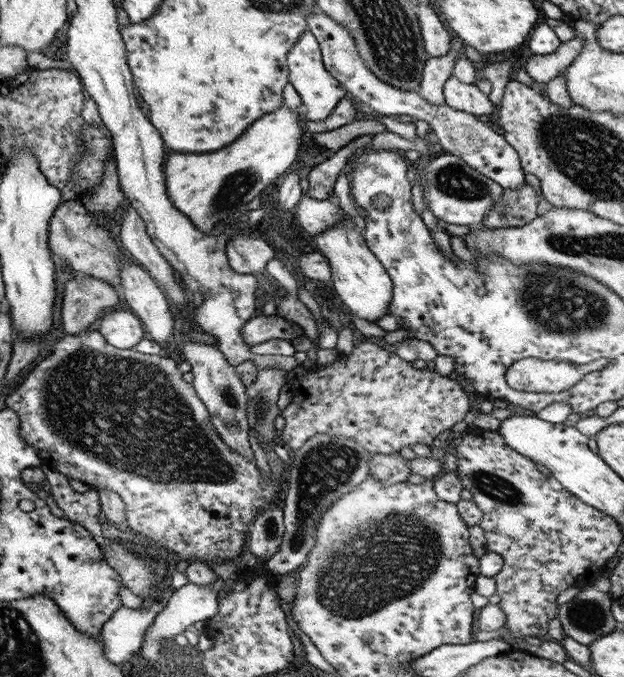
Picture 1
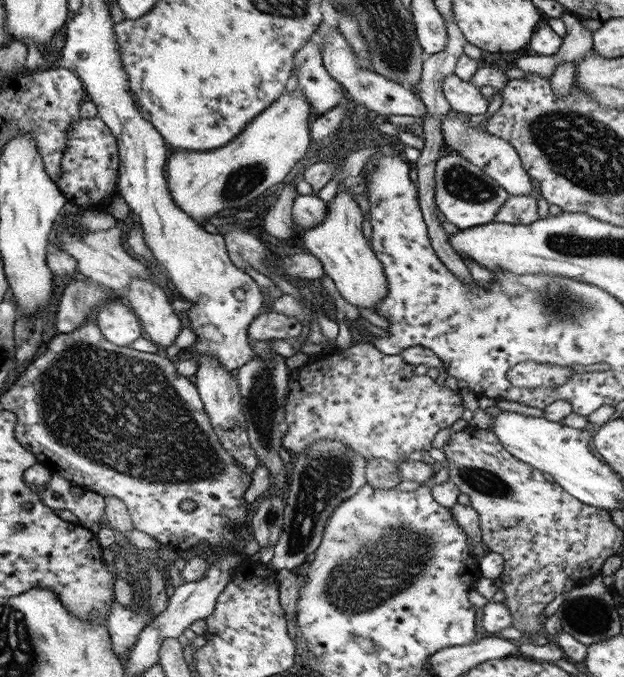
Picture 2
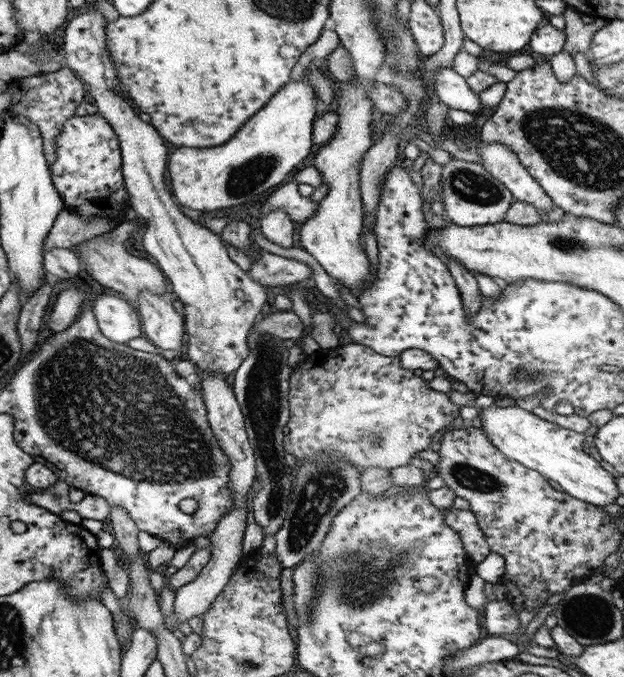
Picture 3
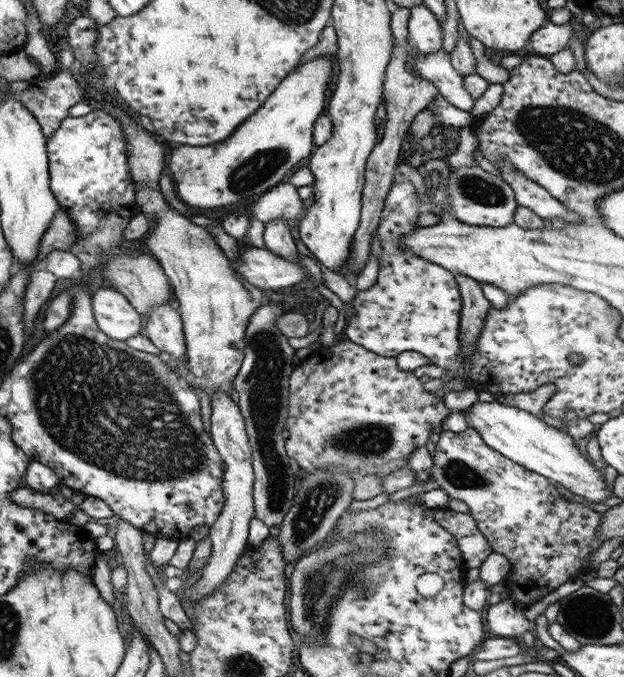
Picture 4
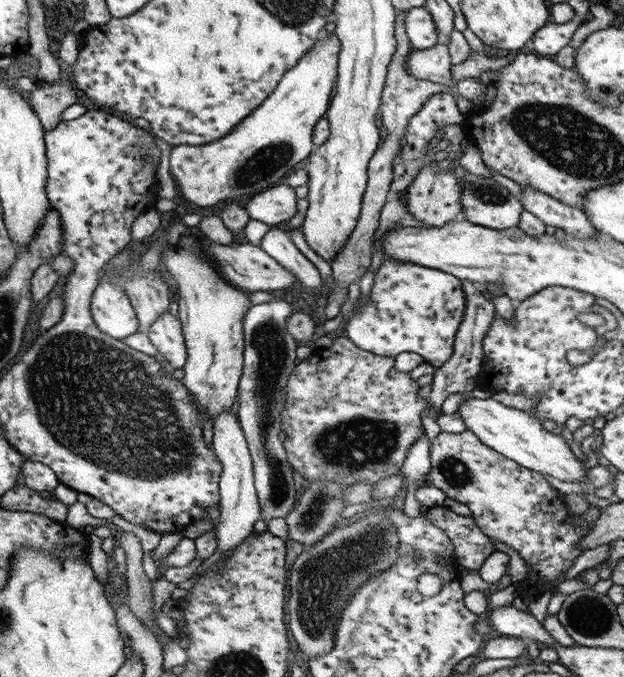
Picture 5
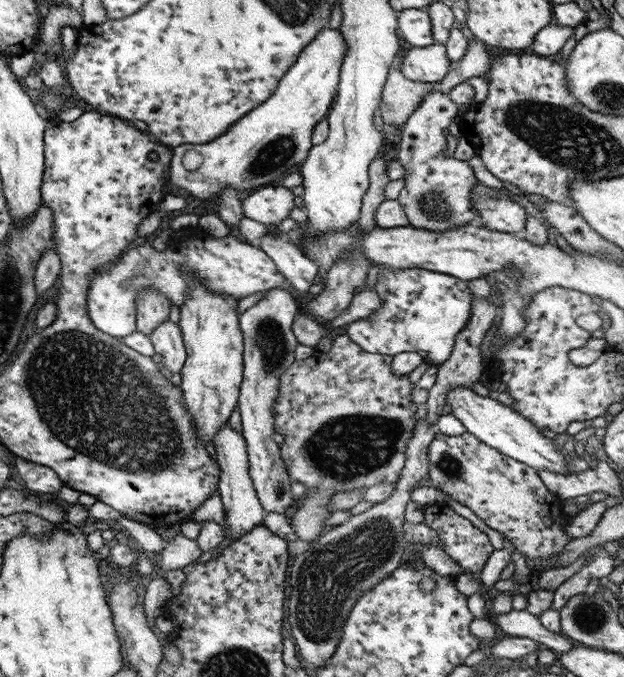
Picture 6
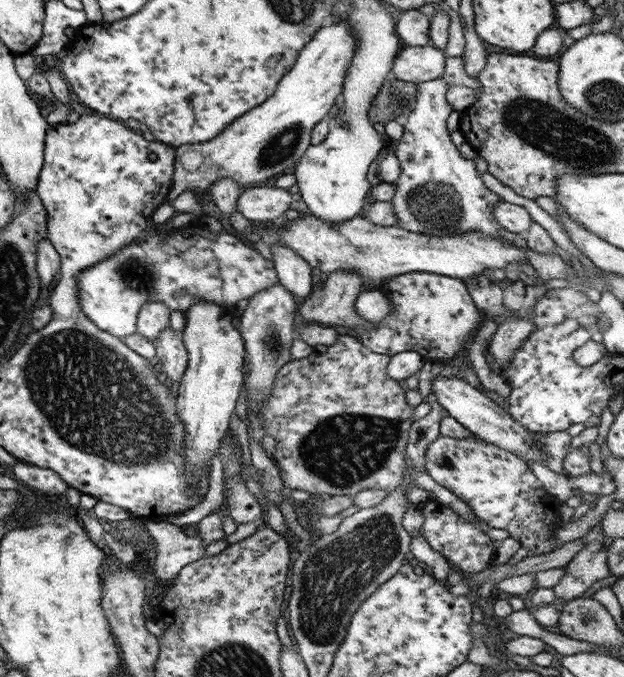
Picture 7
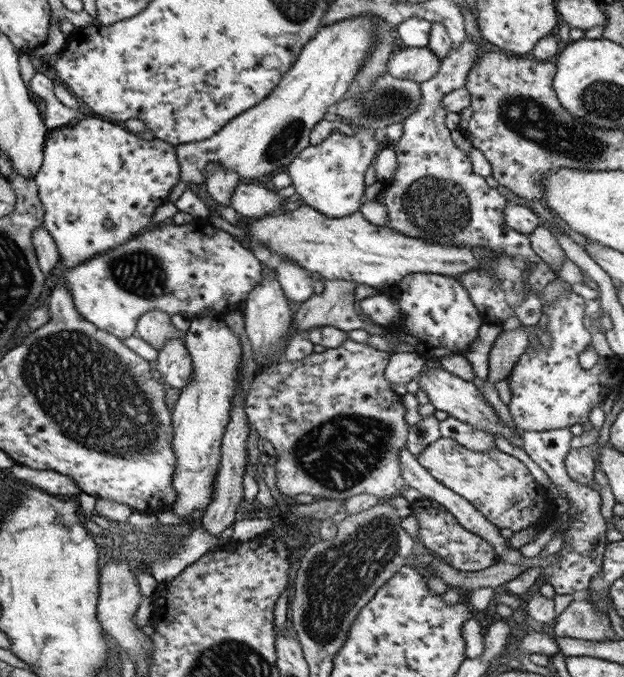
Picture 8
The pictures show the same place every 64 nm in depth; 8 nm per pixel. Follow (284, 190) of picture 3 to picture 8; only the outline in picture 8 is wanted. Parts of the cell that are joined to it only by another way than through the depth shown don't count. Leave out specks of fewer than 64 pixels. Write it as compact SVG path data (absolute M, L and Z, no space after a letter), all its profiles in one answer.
M239 182L235 186L234 191L230 196L230 207L235 210L235 212L240 216L245 216L248 219L255 217L262 217L263 215L268 215L269 213L280 212L279 206L284 202L285 198L279 196L275 189L269 190L256 182Z

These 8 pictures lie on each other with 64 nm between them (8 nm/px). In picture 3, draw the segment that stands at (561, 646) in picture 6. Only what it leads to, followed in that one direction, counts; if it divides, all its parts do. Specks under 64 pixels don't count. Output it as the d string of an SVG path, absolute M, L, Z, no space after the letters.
M488 601L483 608L483 623L481 626L487 634L508 637L519 628L519 619L509 601Z

